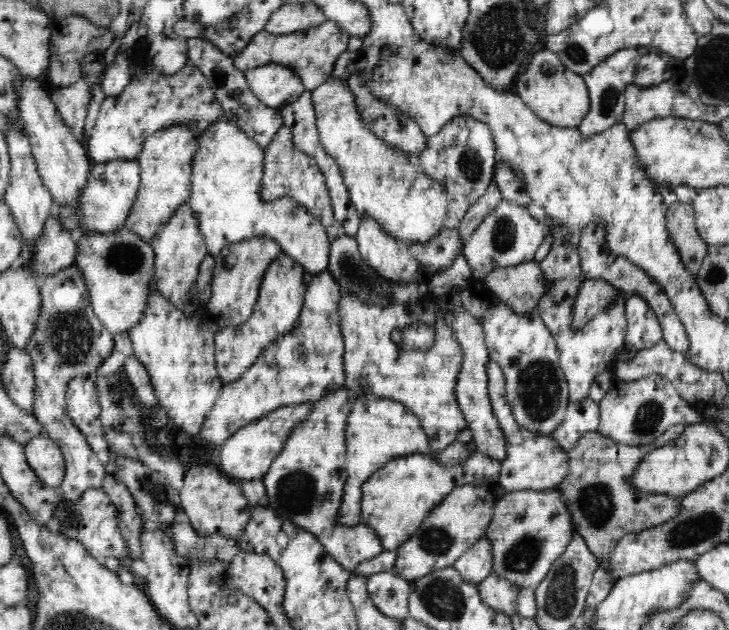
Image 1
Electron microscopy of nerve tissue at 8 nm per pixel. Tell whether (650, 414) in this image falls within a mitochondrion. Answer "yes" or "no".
yes

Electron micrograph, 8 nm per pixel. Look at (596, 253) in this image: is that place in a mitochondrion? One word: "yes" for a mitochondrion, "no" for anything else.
no

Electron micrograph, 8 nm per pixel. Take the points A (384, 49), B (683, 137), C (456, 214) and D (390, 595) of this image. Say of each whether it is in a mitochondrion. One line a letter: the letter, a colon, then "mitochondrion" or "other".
A: other
B: other
C: other
D: mitochondrion

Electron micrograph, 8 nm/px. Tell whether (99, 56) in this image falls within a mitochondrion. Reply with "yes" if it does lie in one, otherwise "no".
no

